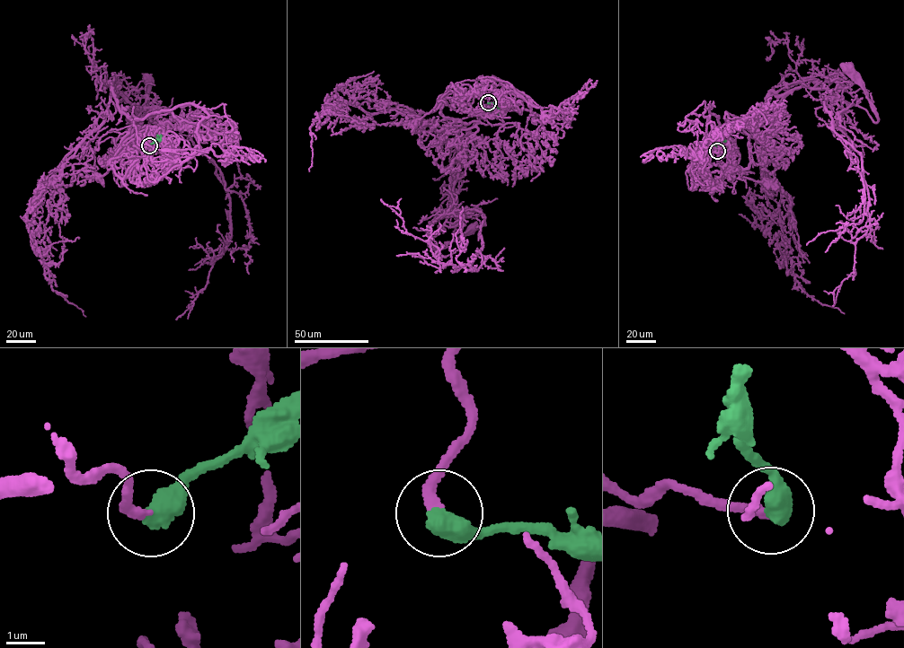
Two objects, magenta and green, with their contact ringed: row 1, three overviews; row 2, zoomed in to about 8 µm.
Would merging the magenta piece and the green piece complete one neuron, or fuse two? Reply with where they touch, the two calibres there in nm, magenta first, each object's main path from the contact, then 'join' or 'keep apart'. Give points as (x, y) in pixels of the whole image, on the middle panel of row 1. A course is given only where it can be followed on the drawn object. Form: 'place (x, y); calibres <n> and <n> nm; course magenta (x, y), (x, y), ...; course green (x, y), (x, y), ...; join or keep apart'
place (488, 102); calibres 260 and 600 nm; course magenta (488, 102), (490, 94), (499, 111), (441, 108), (478, 121), (458, 149), (450, 213), (428, 245), (471, 229); course green (488, 102), (500, 107), (500, 115), (498, 107); join

